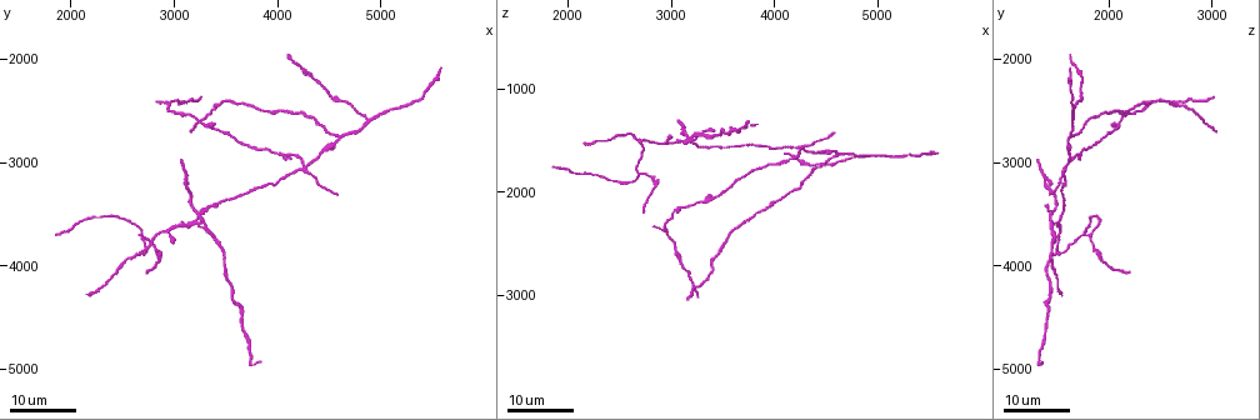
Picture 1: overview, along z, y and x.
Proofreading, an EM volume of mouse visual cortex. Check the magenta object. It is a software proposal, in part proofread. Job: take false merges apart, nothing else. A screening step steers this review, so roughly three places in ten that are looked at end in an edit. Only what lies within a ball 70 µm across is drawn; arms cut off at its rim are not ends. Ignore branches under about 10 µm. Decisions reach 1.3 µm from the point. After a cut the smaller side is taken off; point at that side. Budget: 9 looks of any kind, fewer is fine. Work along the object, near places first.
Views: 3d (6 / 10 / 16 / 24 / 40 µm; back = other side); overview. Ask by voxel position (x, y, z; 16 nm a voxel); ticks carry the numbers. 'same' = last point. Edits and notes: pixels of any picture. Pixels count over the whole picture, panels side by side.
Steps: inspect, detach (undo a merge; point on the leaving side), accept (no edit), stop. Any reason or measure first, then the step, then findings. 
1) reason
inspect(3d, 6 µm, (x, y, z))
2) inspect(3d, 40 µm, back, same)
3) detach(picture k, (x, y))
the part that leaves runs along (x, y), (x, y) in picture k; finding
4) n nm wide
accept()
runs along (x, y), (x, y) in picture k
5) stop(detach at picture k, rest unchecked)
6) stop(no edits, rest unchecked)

three arms meet
inspect(3d, 16 µm, (4860, 2580, 1640))

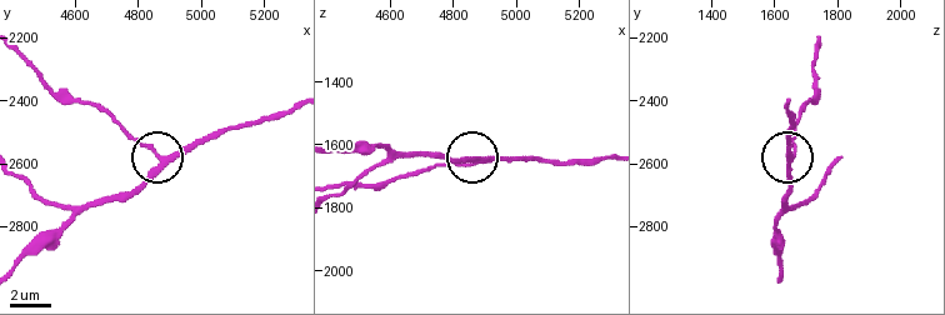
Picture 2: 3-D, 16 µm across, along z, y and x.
inspect(3d, 10 µm, (4880, 2590, 1650))

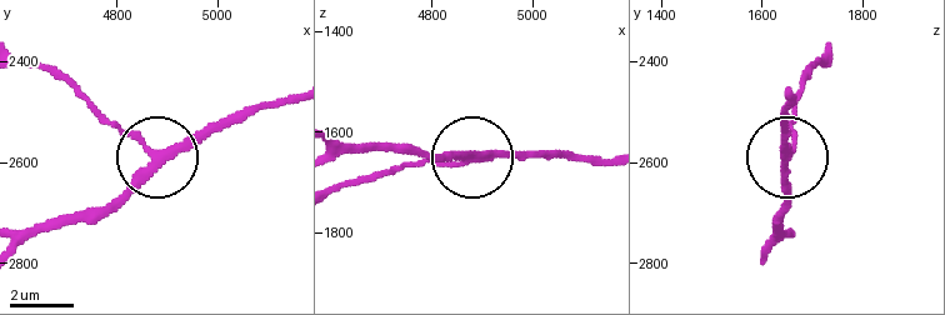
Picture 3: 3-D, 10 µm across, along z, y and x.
3 arms
accept()
runs along (336, 139), (400, 141), (441, 158), (543, 158) in picture 3; all the same neuron

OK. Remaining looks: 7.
looks like a crossing
inspect(3d, 16 µm, (4240, 3000, 1600))

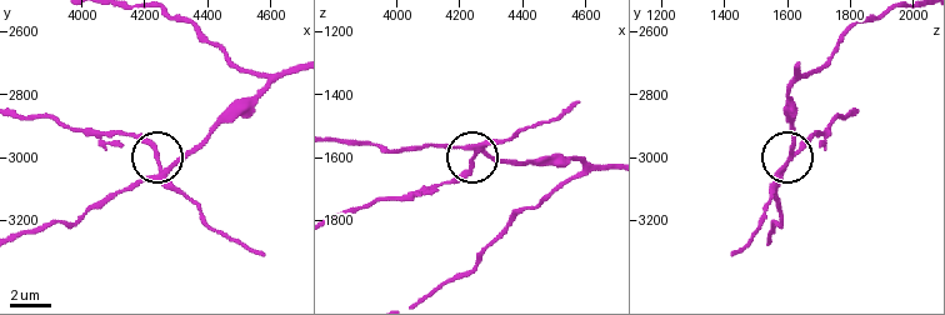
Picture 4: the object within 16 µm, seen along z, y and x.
inspect(3d, 6 µm, (4260, 3030, 1580))

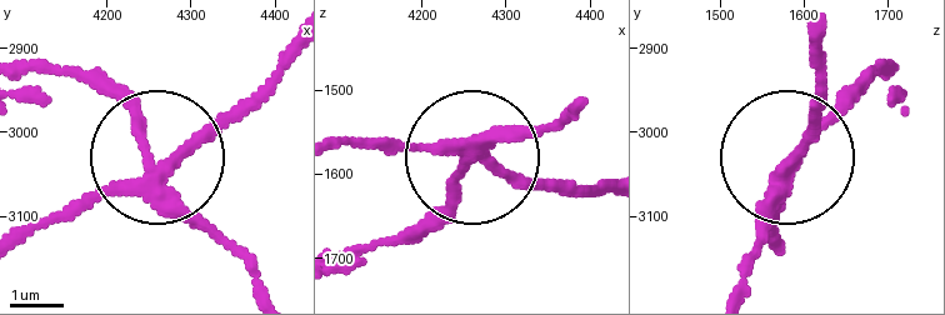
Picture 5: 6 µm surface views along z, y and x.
detach(picture 5, (131, 120))
the part that leaves runs along (155, 186), (129, 110), (75, 74), (21, 70) in picture 5; a second neuron is stuck on

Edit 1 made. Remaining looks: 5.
branch point
inspect(3d, 16 µm, (4620, 2740, 1640))

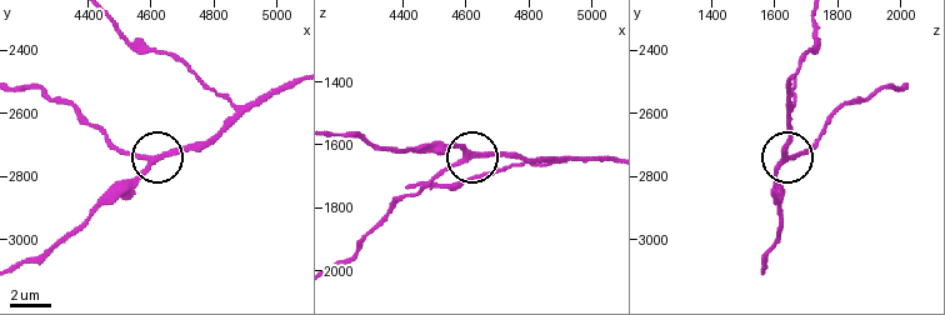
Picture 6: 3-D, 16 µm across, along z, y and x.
inspect(3d, 6 µm, (4590, 2750, 1640))

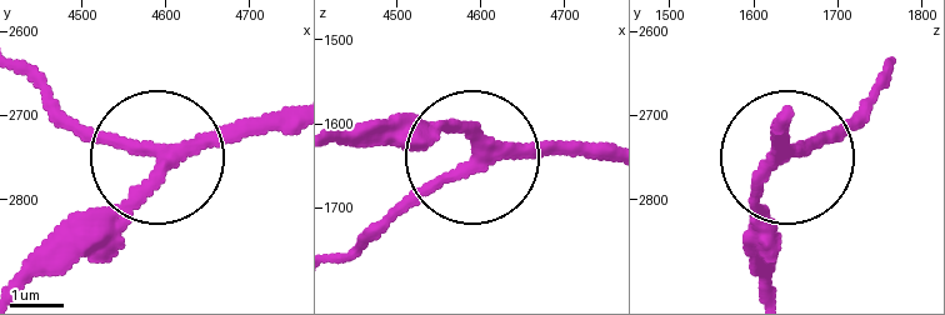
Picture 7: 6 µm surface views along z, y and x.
inspect(3d, 6 µm, back, (4595, 2745, 1645))

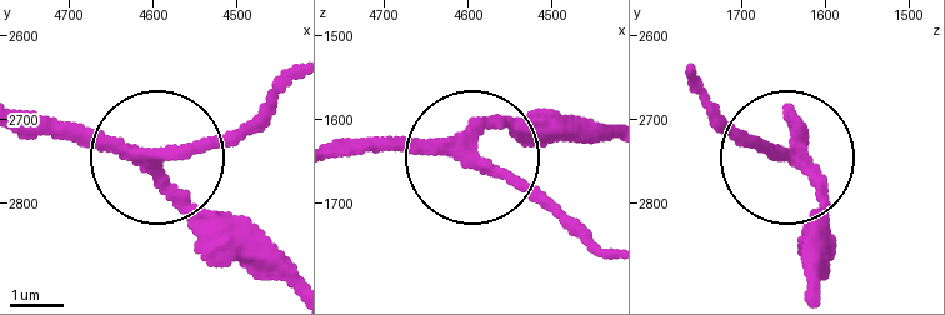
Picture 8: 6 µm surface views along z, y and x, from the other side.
230 nm wide
accept()
runs along (279, 283), (163, 165), (24, 134) in picture 8; one neuron here

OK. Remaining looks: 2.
three arms meet
inspect(3d, 24 µm, (3200, 3580, 1520))

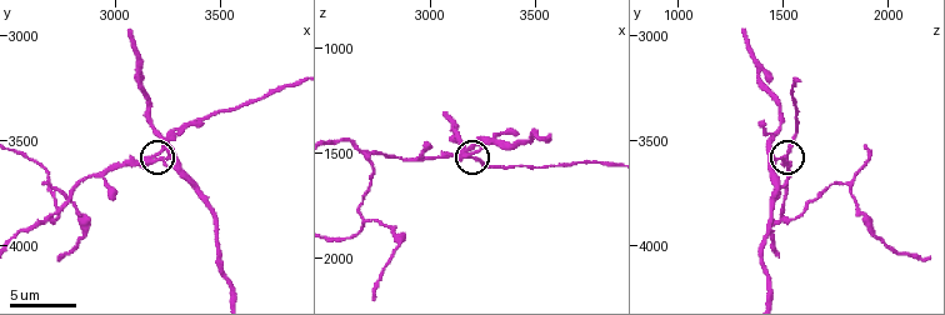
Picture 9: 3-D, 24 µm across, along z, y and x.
closer look
inspect(3d, 6 µm, (3170, 3600, 1500))

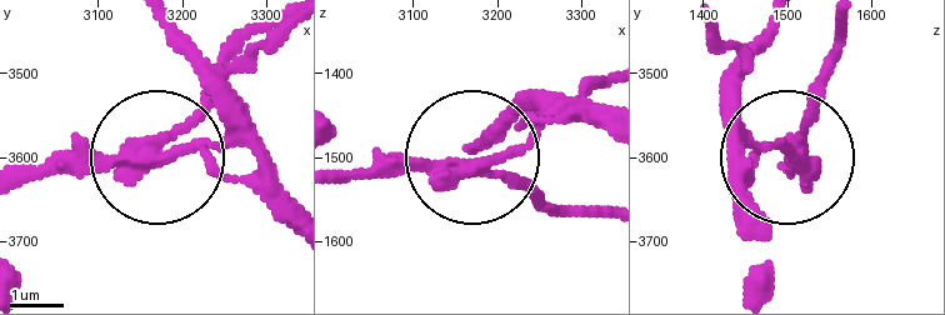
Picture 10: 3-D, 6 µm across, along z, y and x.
3 arms
detach(picture 10, (214, 145))
the part that leaves runs along (148, 155), (211, 146), (291, 223) in picture 10; two neurons meet here

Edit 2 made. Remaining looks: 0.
stop(detach at picture 5, detach at picture 10, rest unchecked)

